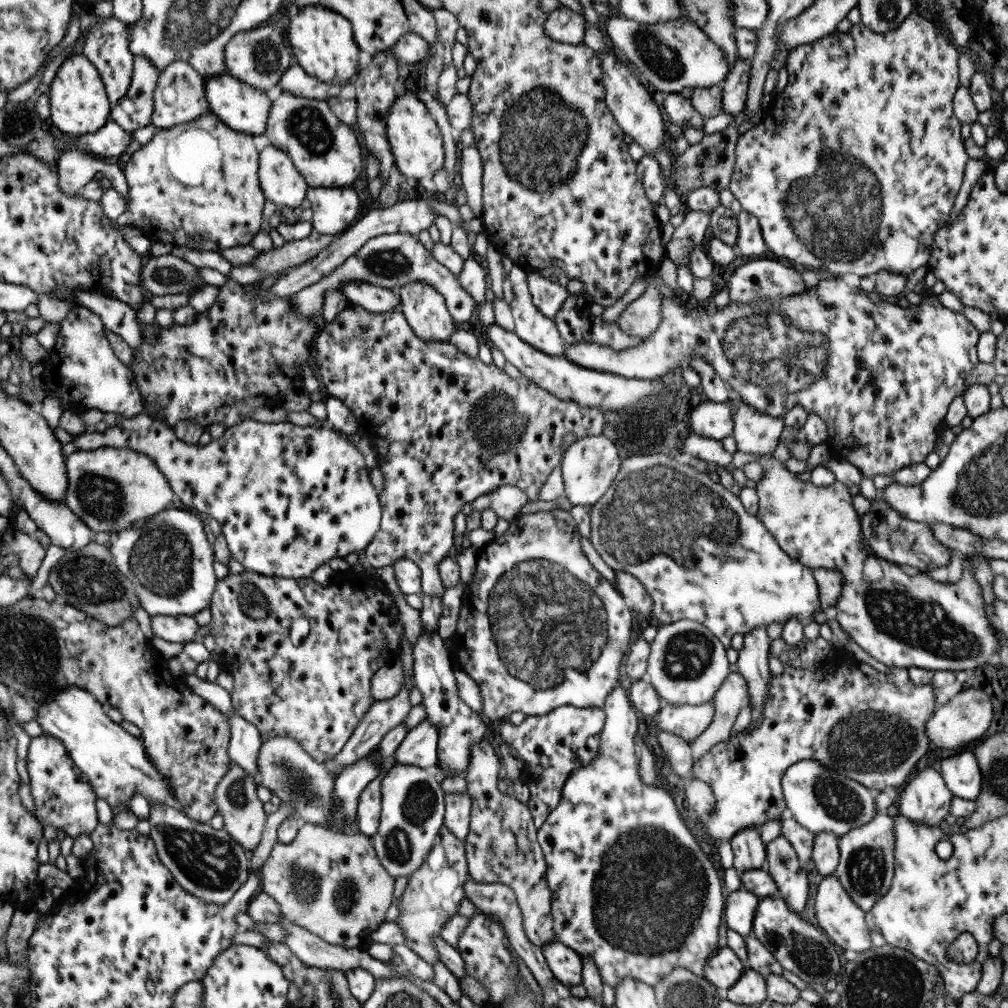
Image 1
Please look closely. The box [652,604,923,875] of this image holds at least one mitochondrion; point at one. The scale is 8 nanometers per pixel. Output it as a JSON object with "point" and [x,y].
{"point":[871,741]}

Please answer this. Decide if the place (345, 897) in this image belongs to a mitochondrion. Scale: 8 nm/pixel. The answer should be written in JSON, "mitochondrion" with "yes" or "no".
{"mitochondrion":"yes"}

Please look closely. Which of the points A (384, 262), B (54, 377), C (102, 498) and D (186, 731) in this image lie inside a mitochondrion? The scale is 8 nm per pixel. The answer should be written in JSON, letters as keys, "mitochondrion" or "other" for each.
{"A":"mitochondrion","B":"other","C":"mitochondrion","D":"other"}

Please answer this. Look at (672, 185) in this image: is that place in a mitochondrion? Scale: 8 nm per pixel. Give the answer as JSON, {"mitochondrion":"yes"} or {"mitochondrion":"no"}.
{"mitochondrion":"no"}

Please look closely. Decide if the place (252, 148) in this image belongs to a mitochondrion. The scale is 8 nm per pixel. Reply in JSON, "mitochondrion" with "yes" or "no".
{"mitochondrion":"no"}

